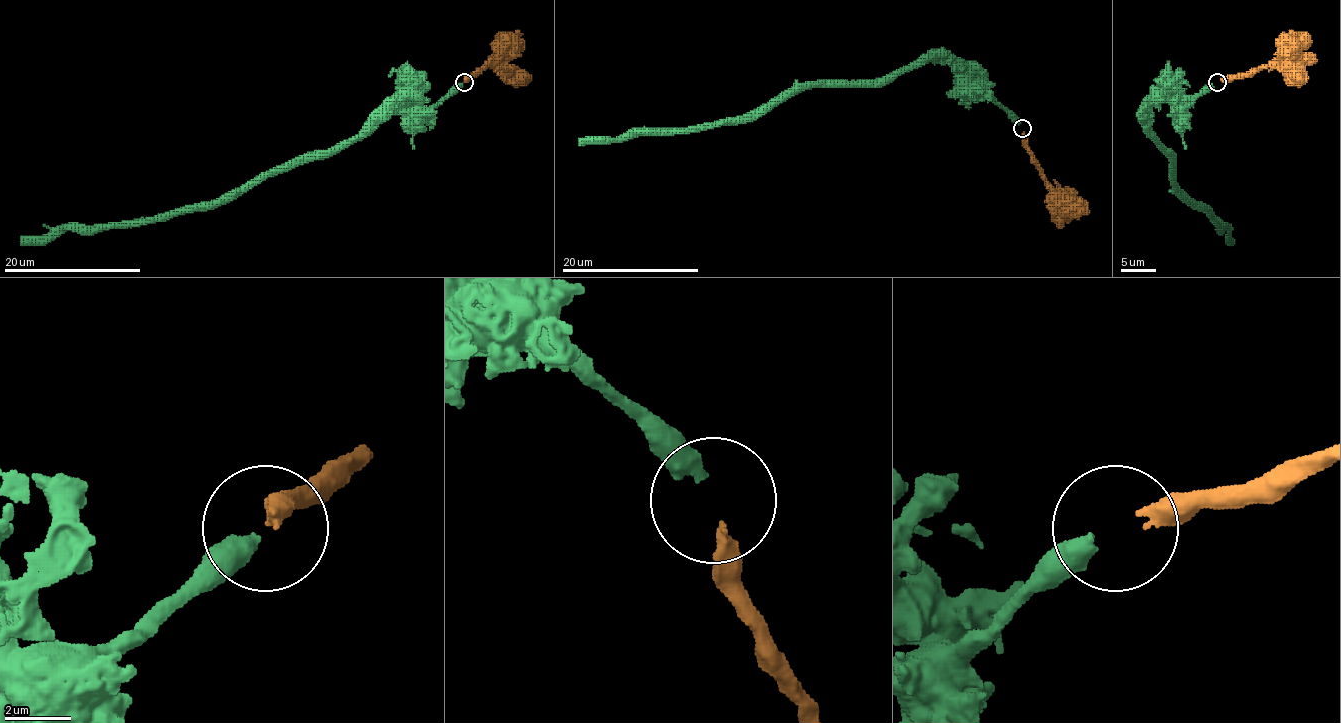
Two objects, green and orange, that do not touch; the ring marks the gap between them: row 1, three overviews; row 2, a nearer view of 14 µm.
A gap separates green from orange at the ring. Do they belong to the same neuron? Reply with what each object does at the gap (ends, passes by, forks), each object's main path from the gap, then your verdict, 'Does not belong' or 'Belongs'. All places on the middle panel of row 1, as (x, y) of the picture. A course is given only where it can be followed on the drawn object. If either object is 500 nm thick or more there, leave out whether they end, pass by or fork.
At the ring green ends. At the ring orange ends. Course of green: (1020, 123), (941, 61), (919, 61), (885, 80), (812, 82), (742, 116), (689, 128), (630, 130), (579, 145). Course of orange: (1024, 131), (1027, 152), (1044, 180), (1056, 192), (1077, 200), (1089, 212). Belongs

